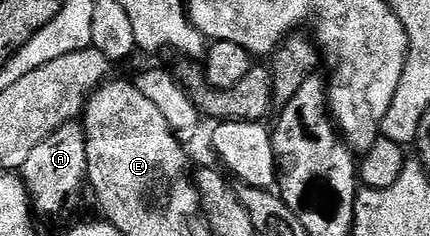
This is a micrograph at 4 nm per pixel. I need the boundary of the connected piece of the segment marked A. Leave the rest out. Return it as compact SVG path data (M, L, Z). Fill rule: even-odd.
M80 120L68 121L61 127L55 127L43 143L35 146L35 151L27 155L27 163L23 166L30 194L35 198L38 210L45 213L61 213L73 197L82 188L86 188L89 180L87 167L87 135L85 126ZM41 208L41 209L40 209Z

